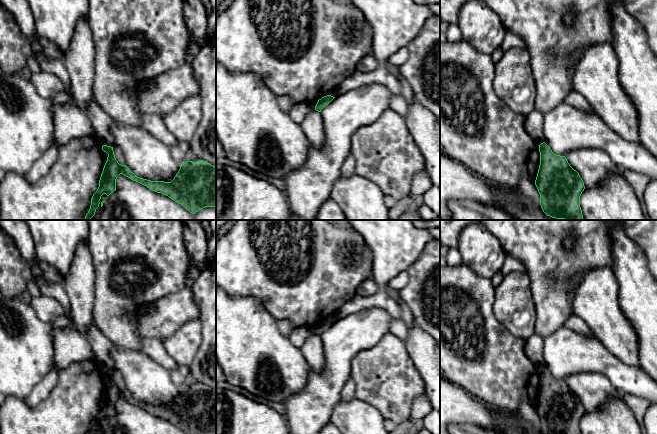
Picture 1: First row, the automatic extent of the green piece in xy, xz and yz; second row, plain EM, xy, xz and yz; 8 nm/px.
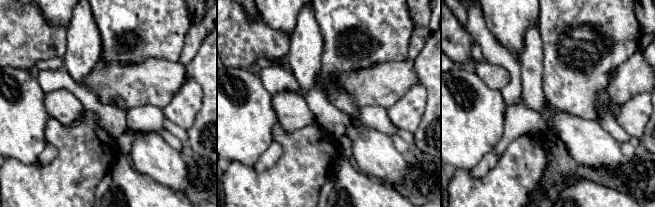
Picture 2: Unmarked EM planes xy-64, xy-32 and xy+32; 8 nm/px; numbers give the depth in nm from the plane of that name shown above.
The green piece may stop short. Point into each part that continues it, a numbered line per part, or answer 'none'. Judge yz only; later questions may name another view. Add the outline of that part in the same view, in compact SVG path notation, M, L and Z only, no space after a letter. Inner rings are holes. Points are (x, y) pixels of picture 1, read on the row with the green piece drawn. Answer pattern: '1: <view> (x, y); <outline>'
none

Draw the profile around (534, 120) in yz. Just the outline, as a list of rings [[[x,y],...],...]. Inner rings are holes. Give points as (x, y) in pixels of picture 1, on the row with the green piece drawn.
[[[533,107],[525,119],[525,129],[538,145],[543,143],[543,117],[544,114]]]

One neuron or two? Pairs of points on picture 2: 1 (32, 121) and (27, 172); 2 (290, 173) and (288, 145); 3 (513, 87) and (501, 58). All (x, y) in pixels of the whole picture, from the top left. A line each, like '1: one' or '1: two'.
1: two
2: one
3: one

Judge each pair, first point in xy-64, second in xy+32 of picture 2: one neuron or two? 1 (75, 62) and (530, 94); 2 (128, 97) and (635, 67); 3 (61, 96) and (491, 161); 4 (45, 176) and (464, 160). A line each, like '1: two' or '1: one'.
1: one
2: one
3: one
4: two

